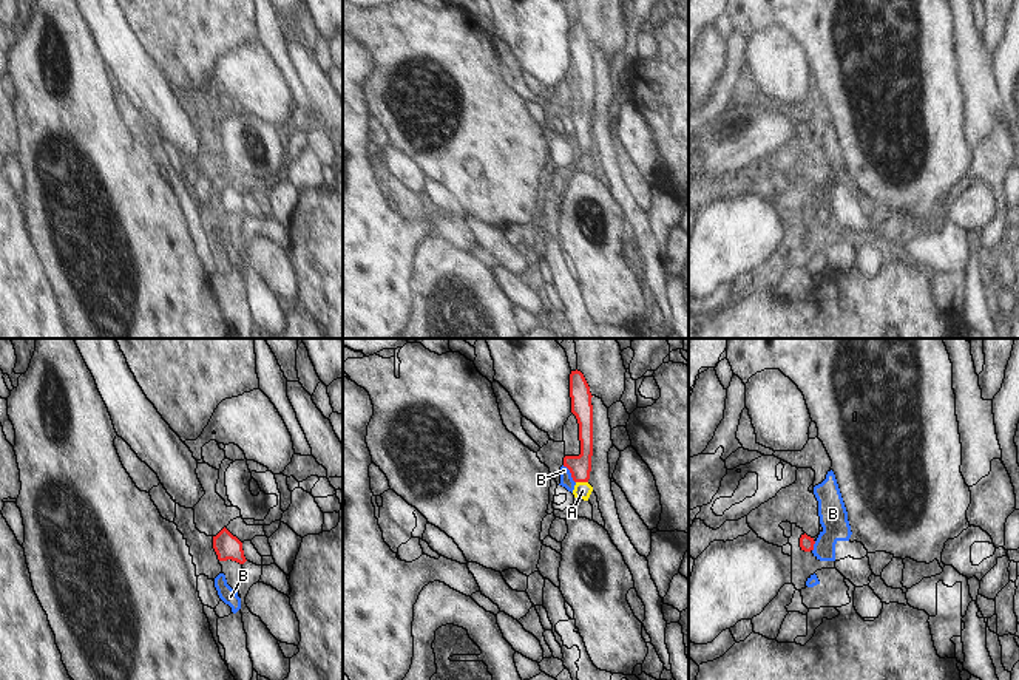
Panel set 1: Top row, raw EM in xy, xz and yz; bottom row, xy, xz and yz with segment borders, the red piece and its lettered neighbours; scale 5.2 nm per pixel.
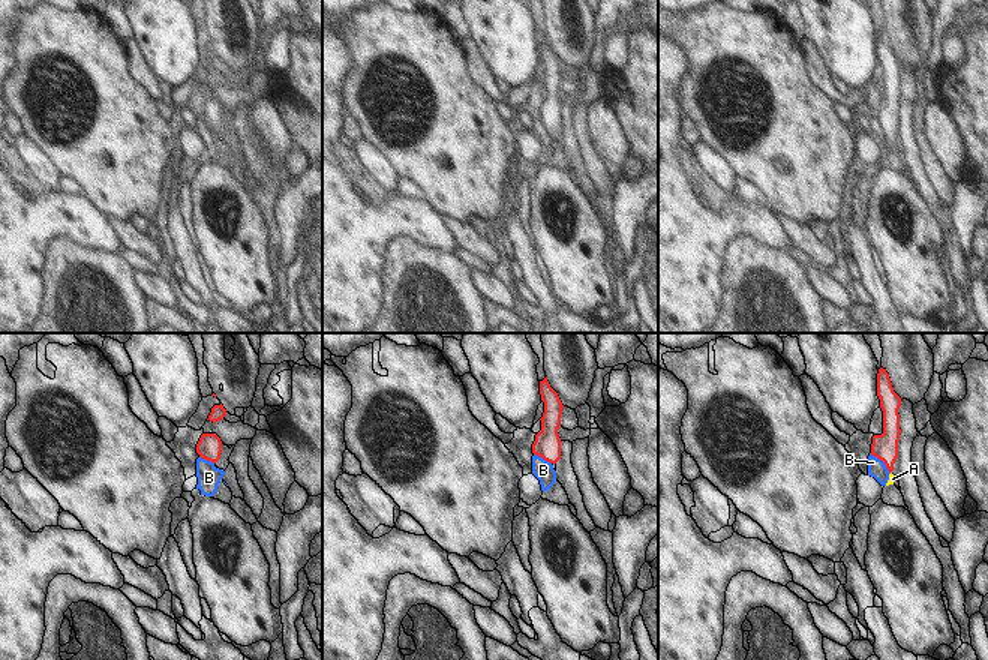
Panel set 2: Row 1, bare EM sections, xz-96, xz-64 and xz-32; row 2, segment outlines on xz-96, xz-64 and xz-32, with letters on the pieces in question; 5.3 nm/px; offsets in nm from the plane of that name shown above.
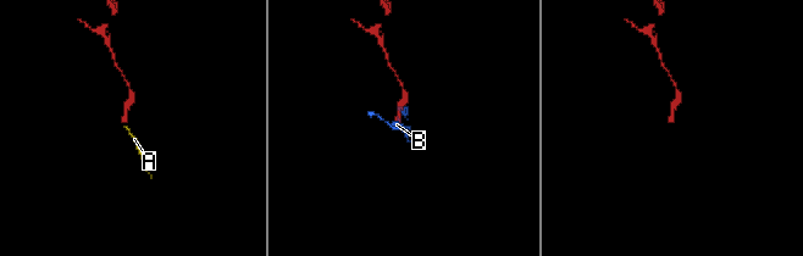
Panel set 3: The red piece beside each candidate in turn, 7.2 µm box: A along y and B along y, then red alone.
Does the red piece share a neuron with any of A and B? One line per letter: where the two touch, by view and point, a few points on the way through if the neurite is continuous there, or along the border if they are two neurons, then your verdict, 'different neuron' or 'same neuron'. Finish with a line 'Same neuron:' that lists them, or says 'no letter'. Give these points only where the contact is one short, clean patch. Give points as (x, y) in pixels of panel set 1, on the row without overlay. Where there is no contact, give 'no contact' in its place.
A: contact xz (582, 135); way xz (579, 121), (582, 135), (582, 144); same neuron
B: contact xz (570, 125); border xz (562, 119), (575, 136); different neuron
Same neuron: A

